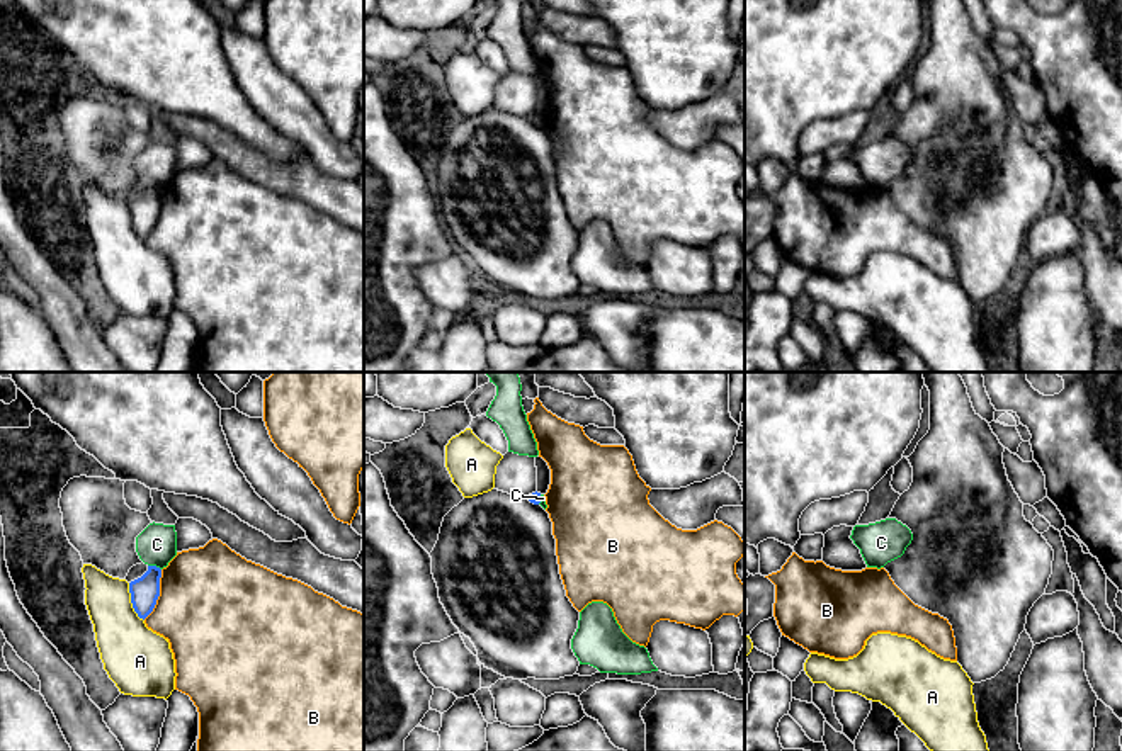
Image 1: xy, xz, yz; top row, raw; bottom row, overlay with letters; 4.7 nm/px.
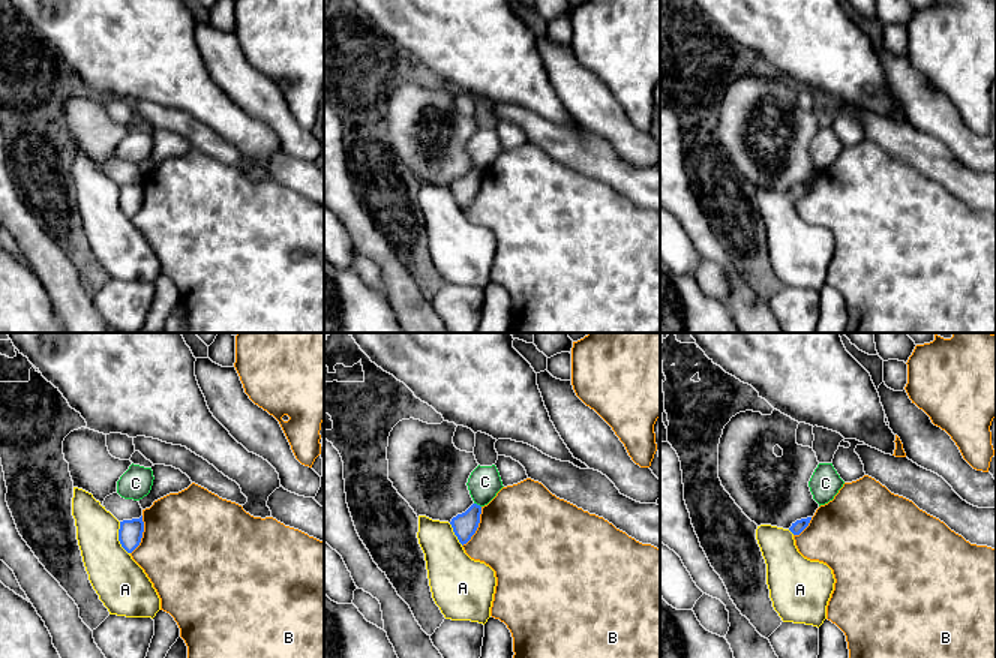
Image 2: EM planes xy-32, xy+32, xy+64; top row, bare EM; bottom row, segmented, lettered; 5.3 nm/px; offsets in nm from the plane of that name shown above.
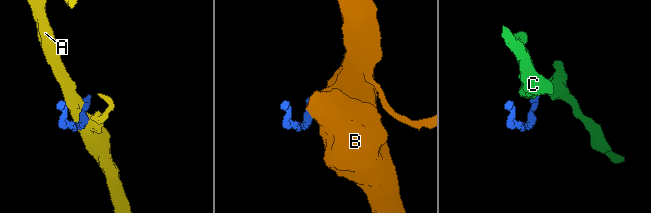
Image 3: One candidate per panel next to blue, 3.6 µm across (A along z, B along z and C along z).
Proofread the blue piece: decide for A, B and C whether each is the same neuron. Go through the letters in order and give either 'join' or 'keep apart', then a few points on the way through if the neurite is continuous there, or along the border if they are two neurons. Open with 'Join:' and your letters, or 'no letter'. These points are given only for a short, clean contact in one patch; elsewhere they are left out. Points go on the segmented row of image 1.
Join: no letter
A: keep apart
B: keep apart
C: keep apart; border along xy (148, 564), (155, 564), (160, 570)

